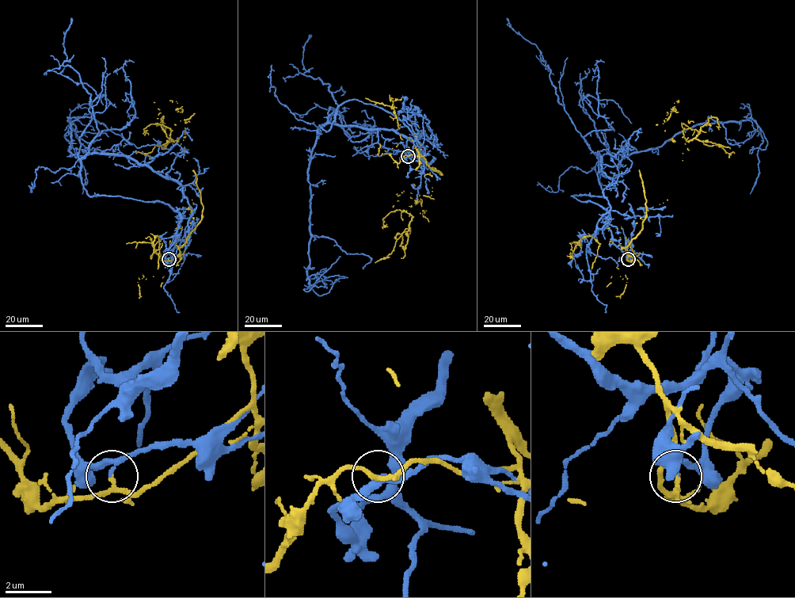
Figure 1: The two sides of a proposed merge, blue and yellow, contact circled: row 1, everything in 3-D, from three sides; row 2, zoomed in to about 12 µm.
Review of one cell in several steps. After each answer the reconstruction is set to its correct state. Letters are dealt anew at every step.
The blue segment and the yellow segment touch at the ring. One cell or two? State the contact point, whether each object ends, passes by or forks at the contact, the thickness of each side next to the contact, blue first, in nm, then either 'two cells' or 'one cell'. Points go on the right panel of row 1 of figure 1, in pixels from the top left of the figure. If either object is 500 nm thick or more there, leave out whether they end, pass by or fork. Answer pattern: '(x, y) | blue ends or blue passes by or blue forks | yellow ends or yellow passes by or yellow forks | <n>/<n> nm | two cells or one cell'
(628, 259) | blue passes by | yellow passes by | 180/170 nm | two cells

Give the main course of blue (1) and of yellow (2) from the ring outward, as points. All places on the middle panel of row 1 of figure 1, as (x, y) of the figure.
1: (407, 156), (420, 135), (370, 104), (344, 101), (319, 126), (431, 139), (416, 114), (403, 119), (419, 133)
2: (407, 156), (419, 153), (442, 174), (431, 167), (426, 211), (413, 217), (424, 216), (420, 199), (408, 206)

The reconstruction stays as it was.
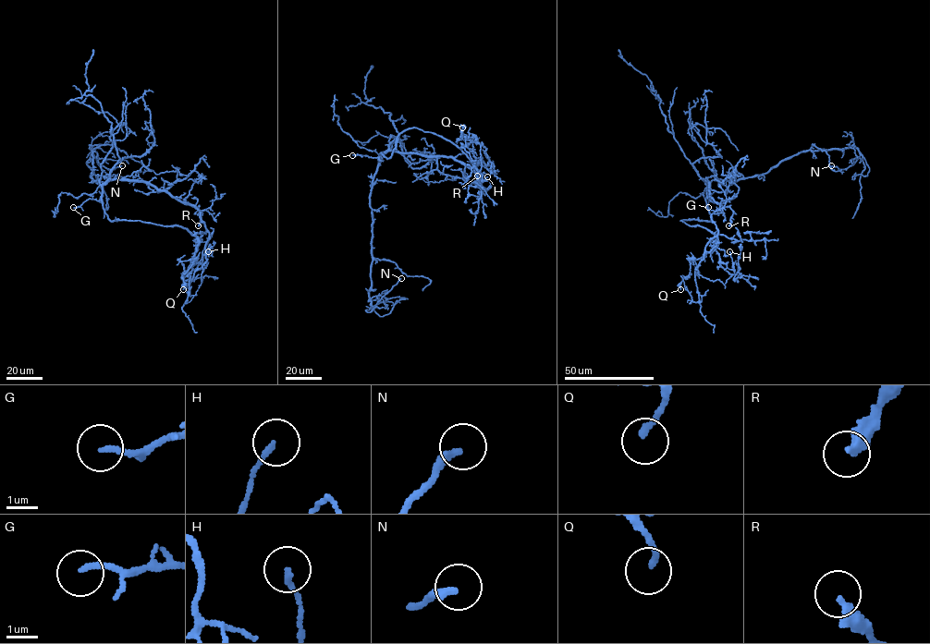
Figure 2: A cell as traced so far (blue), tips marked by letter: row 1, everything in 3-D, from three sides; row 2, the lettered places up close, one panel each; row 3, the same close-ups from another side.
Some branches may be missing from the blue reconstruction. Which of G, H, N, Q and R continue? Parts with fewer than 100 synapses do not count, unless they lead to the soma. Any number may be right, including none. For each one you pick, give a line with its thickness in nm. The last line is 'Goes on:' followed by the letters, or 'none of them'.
Goes on: none of them

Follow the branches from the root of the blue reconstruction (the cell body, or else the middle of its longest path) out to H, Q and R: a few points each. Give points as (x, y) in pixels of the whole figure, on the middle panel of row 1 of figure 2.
H: (384, 153), (388, 158), (397, 138), (417, 127), (456, 144), (477, 162), (474, 167), (483, 179), (487, 176)
Q: (384, 153), (388, 158), (397, 138), (417, 127), (449, 140), (476, 164), (475, 138), (463, 137), (462, 127)
R: (384, 153), (393, 151), (449, 156), (464, 163), (477, 176)

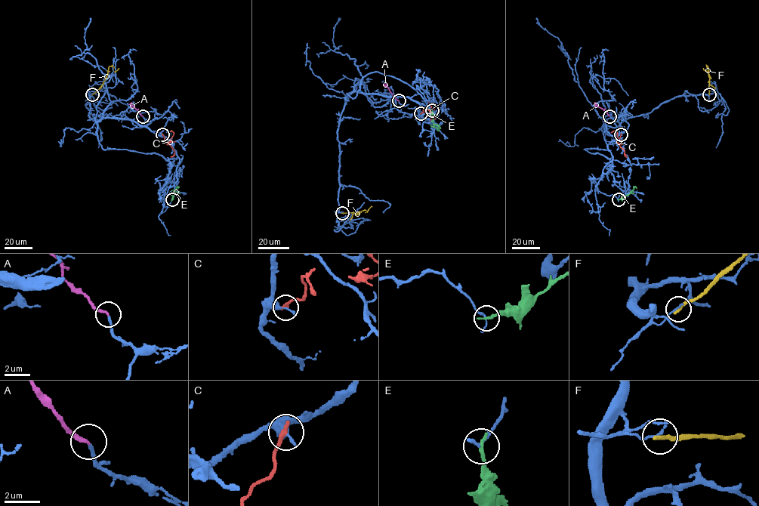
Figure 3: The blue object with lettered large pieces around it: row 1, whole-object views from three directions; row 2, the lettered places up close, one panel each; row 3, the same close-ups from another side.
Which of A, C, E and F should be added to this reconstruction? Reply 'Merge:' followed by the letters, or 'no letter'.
Merge: A

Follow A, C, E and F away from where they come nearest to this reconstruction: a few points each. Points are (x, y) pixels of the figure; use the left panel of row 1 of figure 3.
A: (143, 116), (130, 104), (131, 103)
C: (162, 134), (168, 143), (174, 133), (169, 132)
E: (172, 199), (174, 191), (178, 188)
F: (93, 94), (102, 85), (109, 66), (112, 66), (115, 71), (118, 68)

